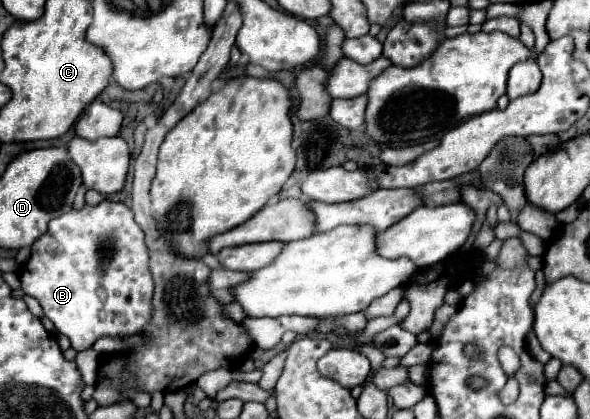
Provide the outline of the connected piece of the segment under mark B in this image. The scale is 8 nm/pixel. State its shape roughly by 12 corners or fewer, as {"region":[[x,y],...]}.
{"region":[[124,203],[48,223],[20,273],[76,351],[144,333],[154,281]]}

